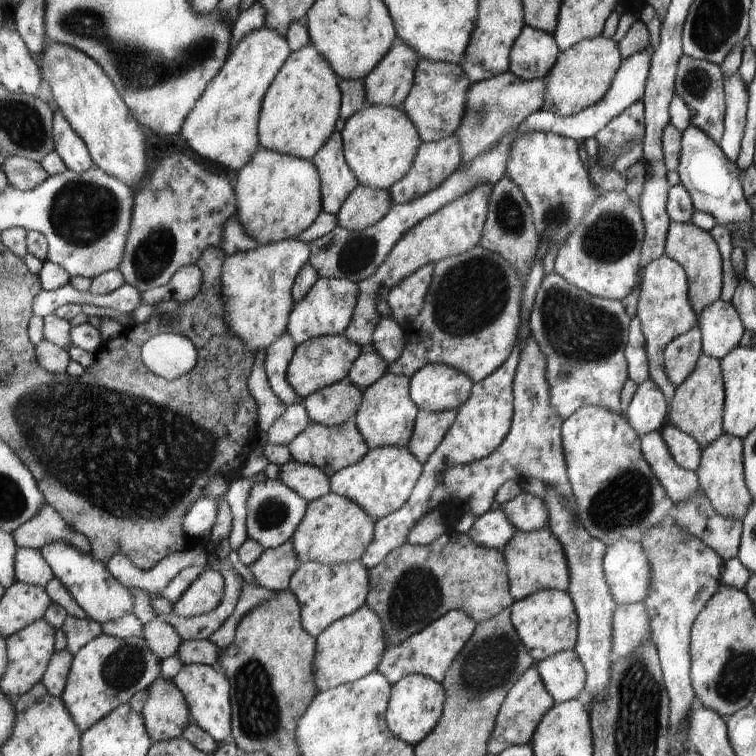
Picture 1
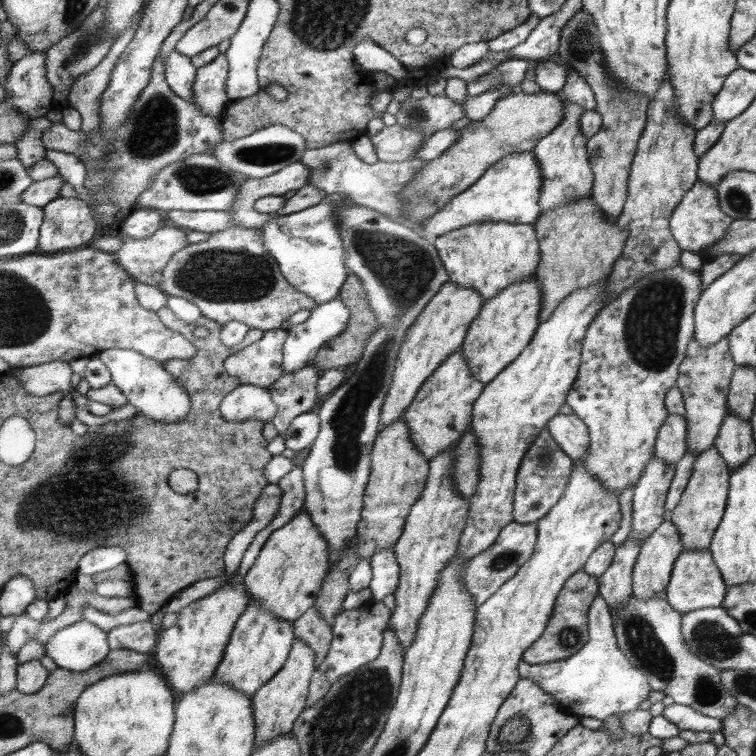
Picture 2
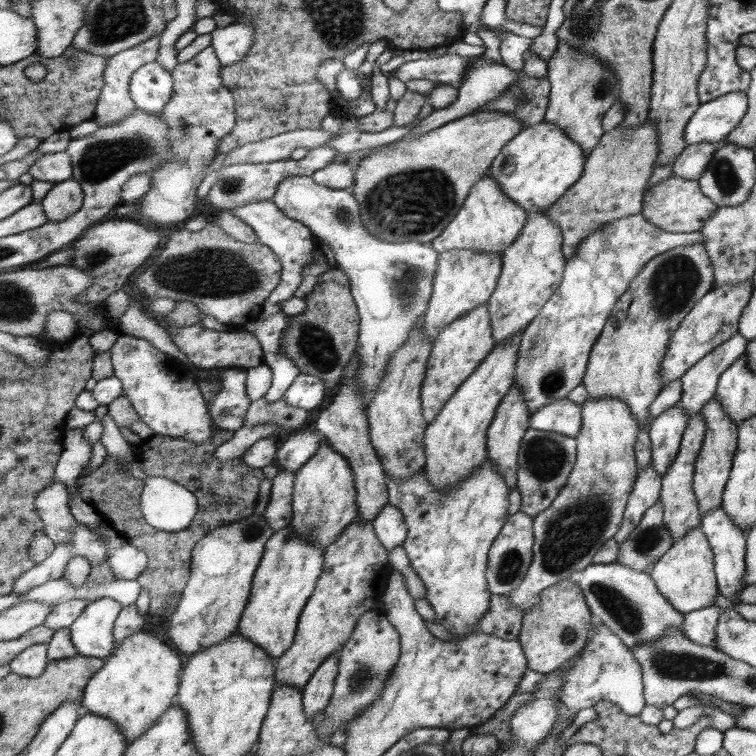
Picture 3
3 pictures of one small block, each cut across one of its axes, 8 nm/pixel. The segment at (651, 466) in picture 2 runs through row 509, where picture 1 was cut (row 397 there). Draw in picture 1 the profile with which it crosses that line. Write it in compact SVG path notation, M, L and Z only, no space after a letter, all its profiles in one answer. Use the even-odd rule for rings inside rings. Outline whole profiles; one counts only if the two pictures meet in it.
M650 379L641 382L624 414L638 436L660 430L666 422L666 405L659 388Z

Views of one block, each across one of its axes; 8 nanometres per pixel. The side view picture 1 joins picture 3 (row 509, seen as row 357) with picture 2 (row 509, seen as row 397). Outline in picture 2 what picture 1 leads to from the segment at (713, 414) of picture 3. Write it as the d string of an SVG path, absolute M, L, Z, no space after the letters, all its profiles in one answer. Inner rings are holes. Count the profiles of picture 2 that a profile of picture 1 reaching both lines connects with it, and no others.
M713 445L695 455L687 485L669 517L670 522L677 527L684 550L708 549L713 531L719 525L725 509L729 474L725 460Z

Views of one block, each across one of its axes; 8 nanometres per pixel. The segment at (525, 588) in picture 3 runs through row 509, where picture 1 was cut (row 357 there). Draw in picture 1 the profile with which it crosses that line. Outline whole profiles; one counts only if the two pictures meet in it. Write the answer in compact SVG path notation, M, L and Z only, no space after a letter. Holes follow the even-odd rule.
M557 272L546 276L538 293L529 326L533 338L540 342L548 356L547 376L552 386L552 406L564 420L572 418L573 414L585 406L604 407L606 410L621 413L619 396L625 380L628 380L624 351L628 346L630 324L630 316L620 301L586 294Z

